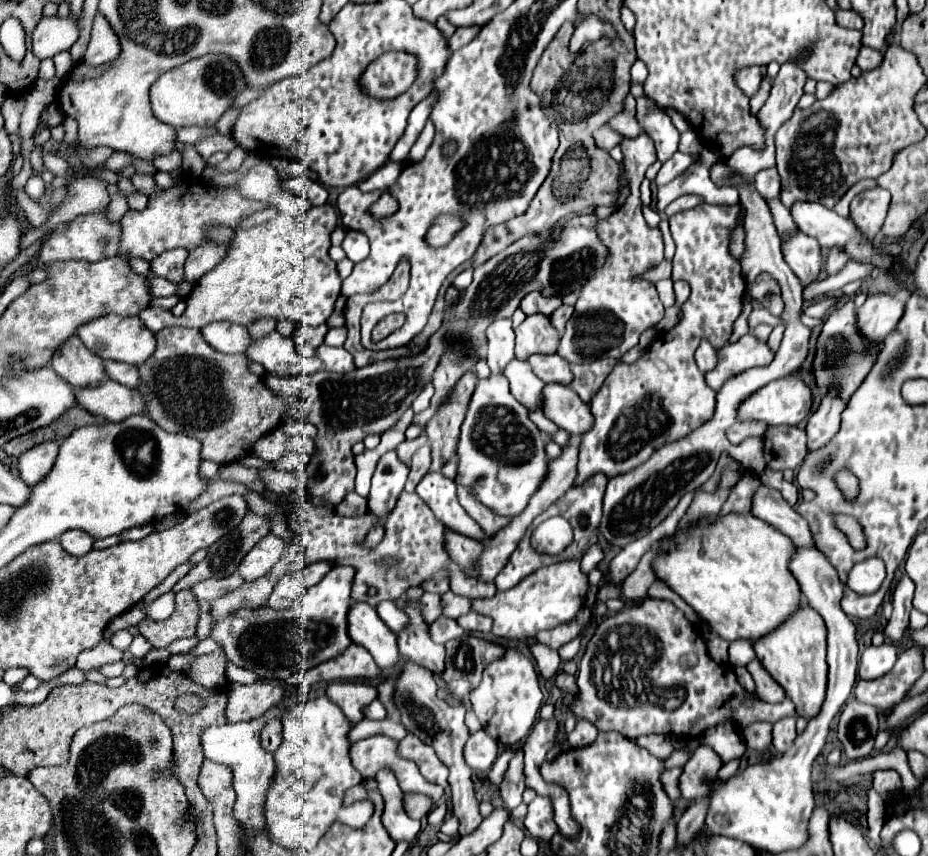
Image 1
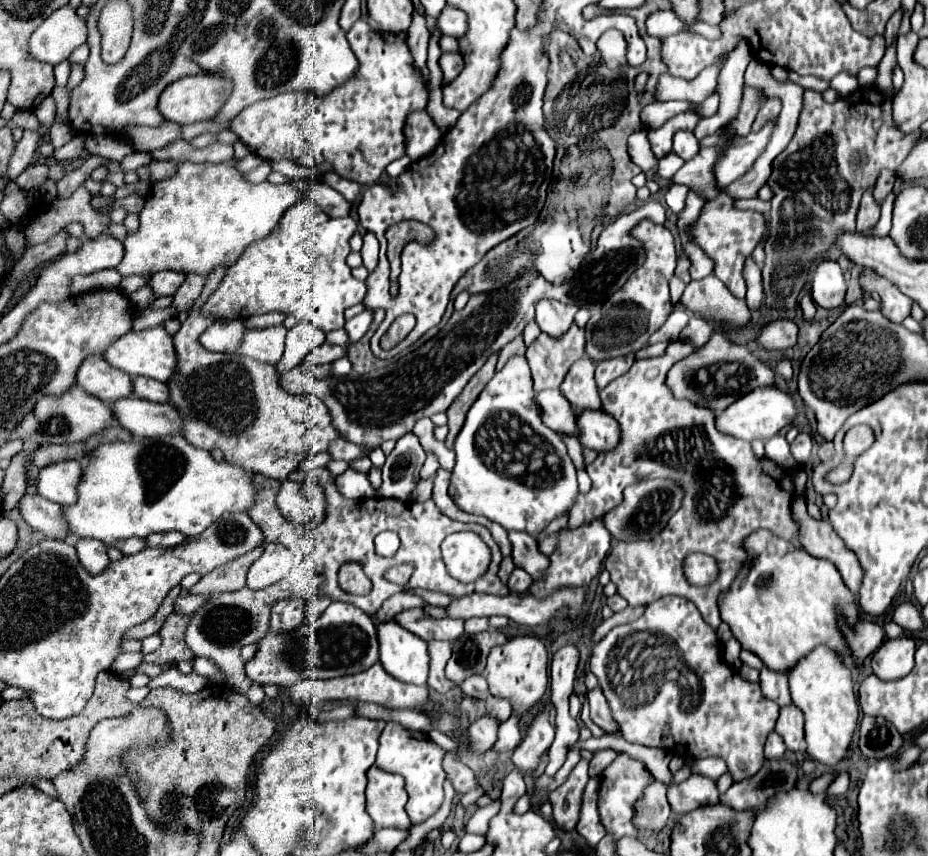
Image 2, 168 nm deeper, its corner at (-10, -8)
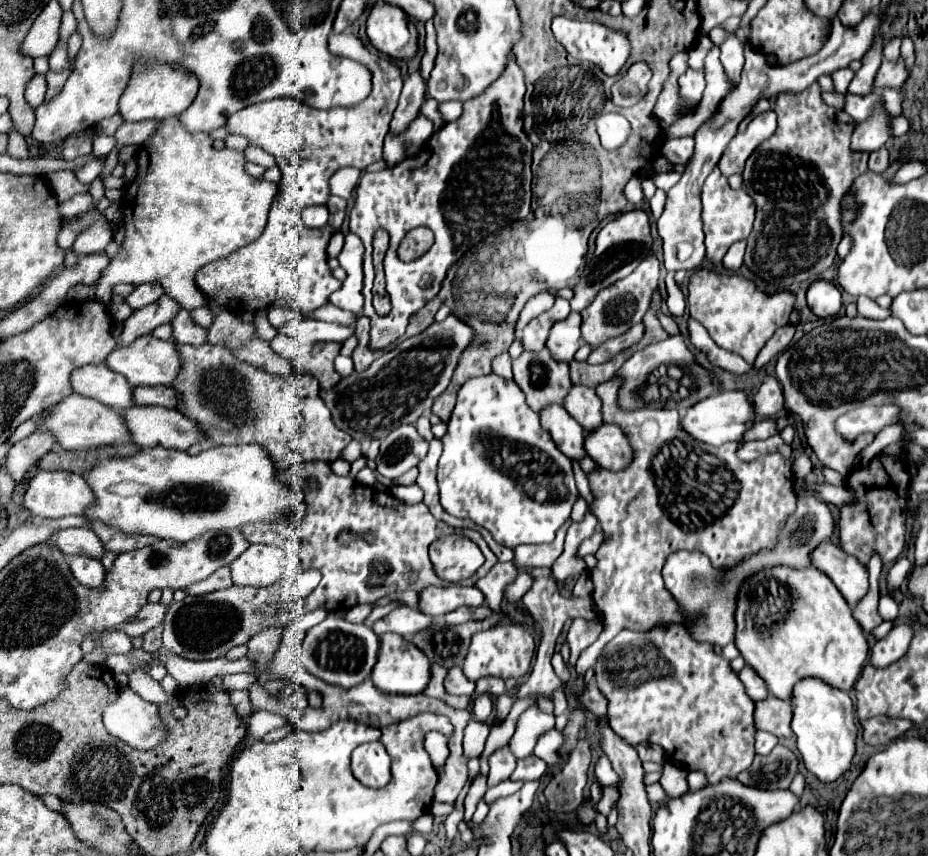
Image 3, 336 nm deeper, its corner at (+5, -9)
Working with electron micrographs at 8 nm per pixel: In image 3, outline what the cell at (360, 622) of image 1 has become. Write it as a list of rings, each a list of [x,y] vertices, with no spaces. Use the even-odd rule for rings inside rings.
[[[388,633],[388,635],[382,635],[380,655],[372,671],[372,681],[380,691],[390,695],[418,695],[424,691],[424,687],[428,685],[428,679],[432,677],[430,667],[432,667],[430,659],[410,639],[396,633]]]

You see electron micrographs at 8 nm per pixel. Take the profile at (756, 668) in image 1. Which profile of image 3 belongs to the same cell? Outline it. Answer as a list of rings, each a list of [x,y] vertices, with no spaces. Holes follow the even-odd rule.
[[[744,665],[744,669],[738,673],[738,679],[740,679],[742,685],[746,687],[746,693],[750,695],[752,701],[762,701],[762,699],[768,697],[766,683],[756,675],[756,671],[752,671],[752,667]]]

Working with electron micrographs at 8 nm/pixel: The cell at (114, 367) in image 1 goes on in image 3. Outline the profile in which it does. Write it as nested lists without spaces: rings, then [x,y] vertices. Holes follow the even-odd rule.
[[[136,387],[134,389],[136,405],[162,405],[166,409],[176,409],[176,391],[172,387]]]

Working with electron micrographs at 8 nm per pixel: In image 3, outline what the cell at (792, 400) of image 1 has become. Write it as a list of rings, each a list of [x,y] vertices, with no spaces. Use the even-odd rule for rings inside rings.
[[[722,391],[716,395],[710,395],[708,399],[696,403],[696,407],[688,409],[684,417],[680,419],[682,431],[692,435],[694,439],[708,443],[708,445],[724,445],[728,441],[738,441],[742,433],[754,423],[754,413],[752,413],[752,403],[742,391]]]

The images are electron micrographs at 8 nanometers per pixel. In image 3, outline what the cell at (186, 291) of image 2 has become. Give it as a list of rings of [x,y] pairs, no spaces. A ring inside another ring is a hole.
[[[162,295],[156,303],[134,311],[124,321],[124,329],[122,329],[122,335],[118,339],[118,345],[126,347],[126,345],[134,343],[138,337],[152,333],[158,325],[170,323],[170,319],[178,313],[178,309],[180,309],[180,305],[172,297]]]

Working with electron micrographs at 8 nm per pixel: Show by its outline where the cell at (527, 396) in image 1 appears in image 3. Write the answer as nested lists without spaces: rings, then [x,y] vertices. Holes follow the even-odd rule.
[[[550,405],[540,413],[542,427],[552,435],[556,445],[564,455],[568,455],[572,461],[580,463],[586,457],[584,451],[584,429],[568,415],[568,411],[560,405]]]

